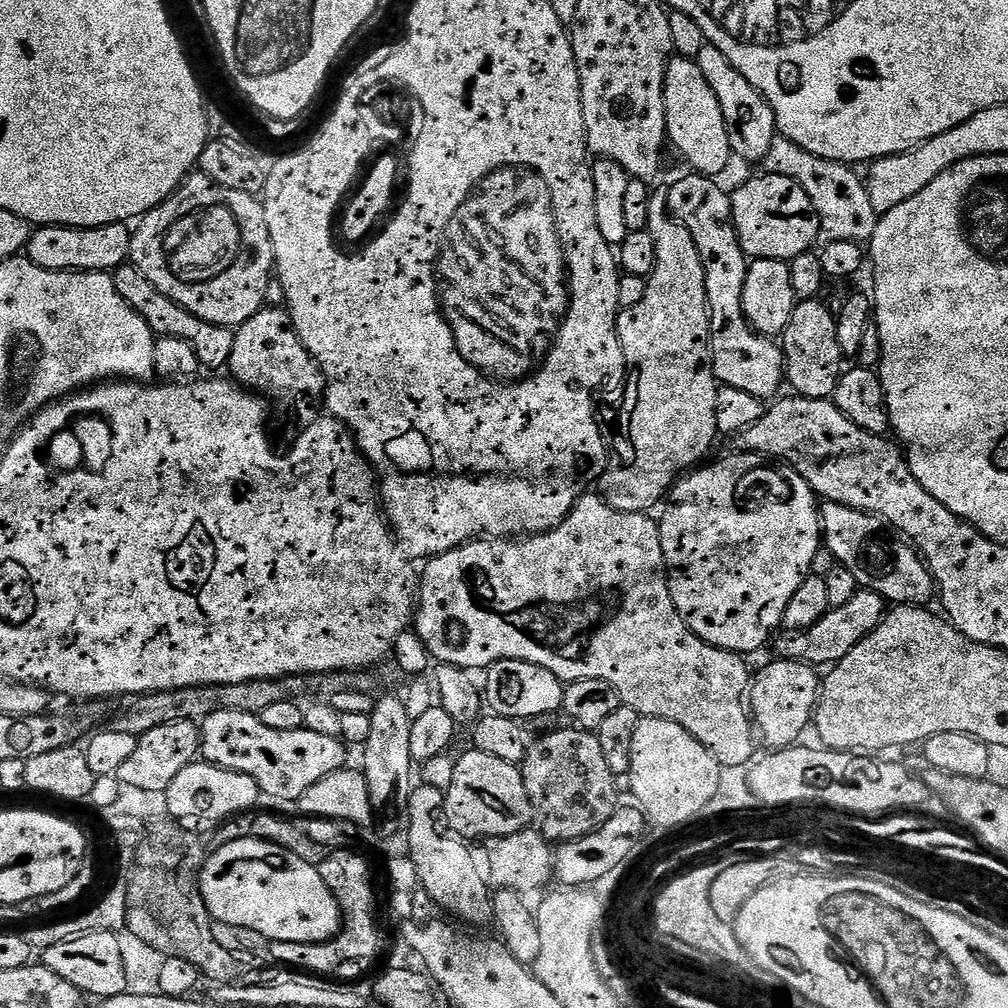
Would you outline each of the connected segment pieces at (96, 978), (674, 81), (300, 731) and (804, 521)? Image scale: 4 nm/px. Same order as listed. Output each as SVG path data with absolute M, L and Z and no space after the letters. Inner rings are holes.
M88 932L58 942L42 952L42 962L54 974L66 978L77 990L92 998L121 996L127 992L126 968L123 966L124 944L115 932Z
M673 55L666 66L666 82L664 83L664 101L666 102L667 139L684 155L693 173L714 177L725 169L733 154L730 146L730 134L726 130L726 118L722 118L722 106L718 106L718 98L714 90L710 90L710 82L698 70L695 60L687 60L684 56Z
M220 708L210 713L200 724L200 756L209 764L217 764L219 768L254 778L261 793L265 797L273 796L276 800L299 801L301 794L310 790L314 782L322 782L322 778L327 776L336 776L342 767L340 748L342 744L337 737L318 734L303 726L294 730L274 730L261 722L255 711L239 712L236 708Z
M751 454L731 455L709 468L700 466L685 475L673 487L672 505L665 510L664 517L659 517L658 523L668 589L678 614L692 633L710 646L749 654L758 651L768 639L771 641L772 631L783 625L786 606L794 598L794 590L810 575L814 554L822 547L822 525L816 493L787 466L769 470L768 485L756 500L757 508L744 512L739 500L740 472L756 472L766 460Z

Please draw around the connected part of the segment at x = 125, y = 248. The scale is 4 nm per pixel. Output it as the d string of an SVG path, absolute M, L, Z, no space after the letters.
M61 224L40 226L29 235L27 259L55 272L107 272L120 267L132 251L133 229L128 224L107 224L97 228L63 228Z

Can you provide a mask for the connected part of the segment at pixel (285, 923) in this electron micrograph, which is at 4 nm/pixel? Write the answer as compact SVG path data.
M255 835L228 842L208 854L199 868L198 883L200 897L204 899L206 910L212 915L213 921L226 927L240 926L258 931L269 942L277 940L285 946L323 944L325 940L333 939L342 928L335 893L322 882L319 867L298 858L298 854L290 854L290 850L280 848L277 844L258 840Z

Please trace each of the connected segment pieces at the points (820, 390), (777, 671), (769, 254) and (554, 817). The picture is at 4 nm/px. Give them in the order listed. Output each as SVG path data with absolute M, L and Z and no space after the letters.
M820 298L799 301L782 337L787 387L792 387L789 389L797 396L815 400L831 398L846 364L846 357L838 346L833 309L828 309L822 301Z
M773 659L773 664L768 664L760 673L753 675L750 680L750 687L746 697L747 707L750 709L750 720L760 731L760 736L769 744L768 748L772 750L791 748L801 738L804 731L809 731L813 723L816 706L820 698L820 689L822 687L822 676L813 665L804 664L800 660L781 660Z
M756 174L731 198L732 221L740 245L752 260L791 262L798 254L813 251L819 238L819 216L798 182L789 177Z
M569 726L560 728L557 732L548 732L541 740L533 739L519 769L526 786L526 794L532 803L533 813L538 817L538 824L540 820L538 831L549 842L580 840L583 836L599 830L616 812L618 778L606 763L606 754L602 754L602 742L598 742L595 731L584 731Z

